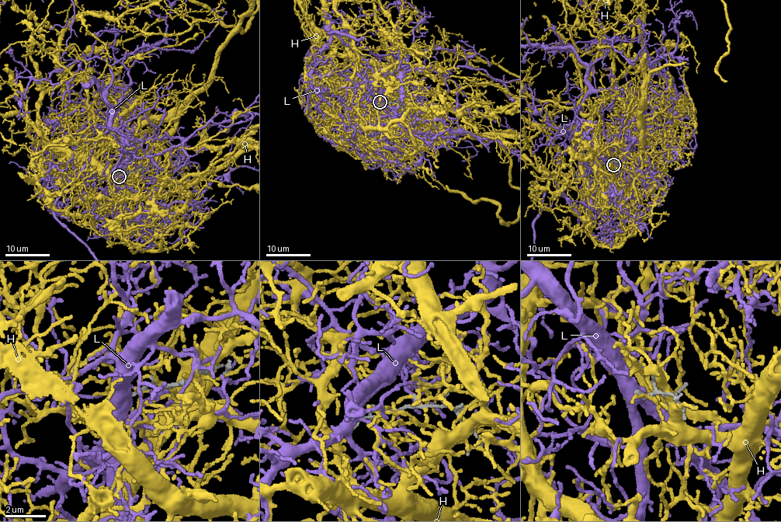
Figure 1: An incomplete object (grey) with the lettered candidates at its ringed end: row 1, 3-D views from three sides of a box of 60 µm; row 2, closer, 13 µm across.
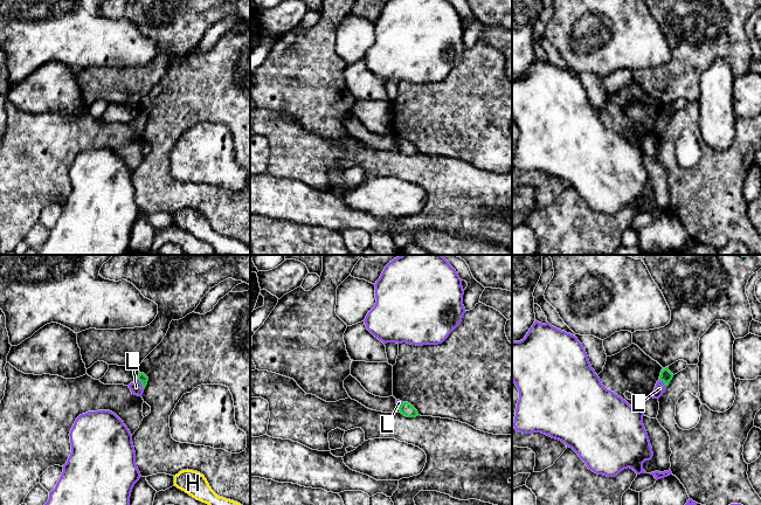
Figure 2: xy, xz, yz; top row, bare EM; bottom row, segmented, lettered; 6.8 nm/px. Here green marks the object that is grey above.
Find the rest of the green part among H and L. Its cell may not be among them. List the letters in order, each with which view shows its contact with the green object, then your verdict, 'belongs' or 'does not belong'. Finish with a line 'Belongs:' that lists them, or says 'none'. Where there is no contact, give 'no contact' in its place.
H: no contact; does not belong
L: meets green in xy; belongs
Belongs: L

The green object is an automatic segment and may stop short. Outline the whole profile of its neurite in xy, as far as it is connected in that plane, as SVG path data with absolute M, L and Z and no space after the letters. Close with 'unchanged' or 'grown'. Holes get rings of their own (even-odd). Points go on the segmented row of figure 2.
M139 372L138 378L129 385L129 388L131 389L132 394L141 396L144 393L144 389L147 385L148 378Z; grown

